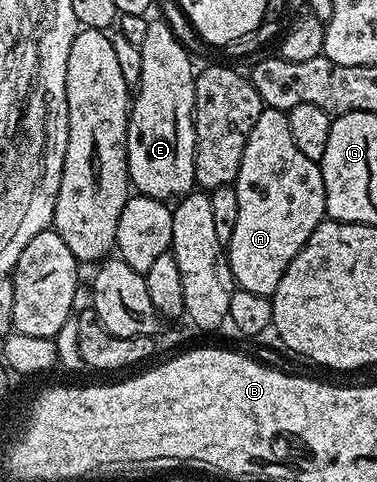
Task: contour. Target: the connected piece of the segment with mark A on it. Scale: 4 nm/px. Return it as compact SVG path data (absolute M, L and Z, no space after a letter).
M262 106L259 121L251 125L251 133L243 149L243 161L239 165L235 186L239 197L239 218L235 221L235 233L231 233L231 241L227 245L233 282L247 293L272 297L287 265L291 265L299 249L307 245L311 233L315 233L317 226L326 218L321 164L299 153L299 148L295 146L295 141L291 137L291 125L286 112Z

